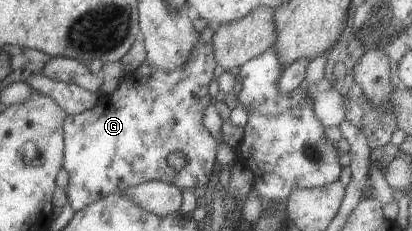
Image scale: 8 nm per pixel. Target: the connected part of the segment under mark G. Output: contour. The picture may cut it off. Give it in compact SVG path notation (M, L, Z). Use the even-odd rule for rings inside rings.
M208 22L207 27L200 32L195 50L184 65L167 71L144 60L137 69L124 76L112 94L101 94L94 108L66 118L64 168L70 176L66 194L68 202L72 203L77 212L105 196L124 193L127 188L148 181L164 181L178 185L181 189L208 186L216 166L216 150L220 143L204 124L205 110L213 97L208 92L208 86L216 78L214 70L219 65L214 44L216 28L217 25ZM174 151L185 152L188 156L188 166L184 170L176 170L168 164L167 158Z

